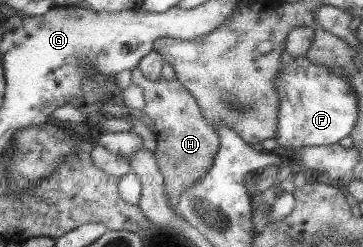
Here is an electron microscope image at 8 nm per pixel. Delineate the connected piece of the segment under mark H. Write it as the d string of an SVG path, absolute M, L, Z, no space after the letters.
M137 67L130 70L130 76L130 84L141 88L141 92L143 92L144 104L142 112L144 116L149 117L149 120L153 122L153 131L151 132L153 133L152 138L155 139L153 140L155 142L155 151L152 154L163 178L162 186L167 192L170 204L171 206L176 206L176 199L179 194L192 186L199 178L202 178L211 167L215 152L218 149L218 137L208 122L201 116L195 99L181 86L181 83L175 77L167 80L160 76L159 79L150 81L143 76L143 73Z

